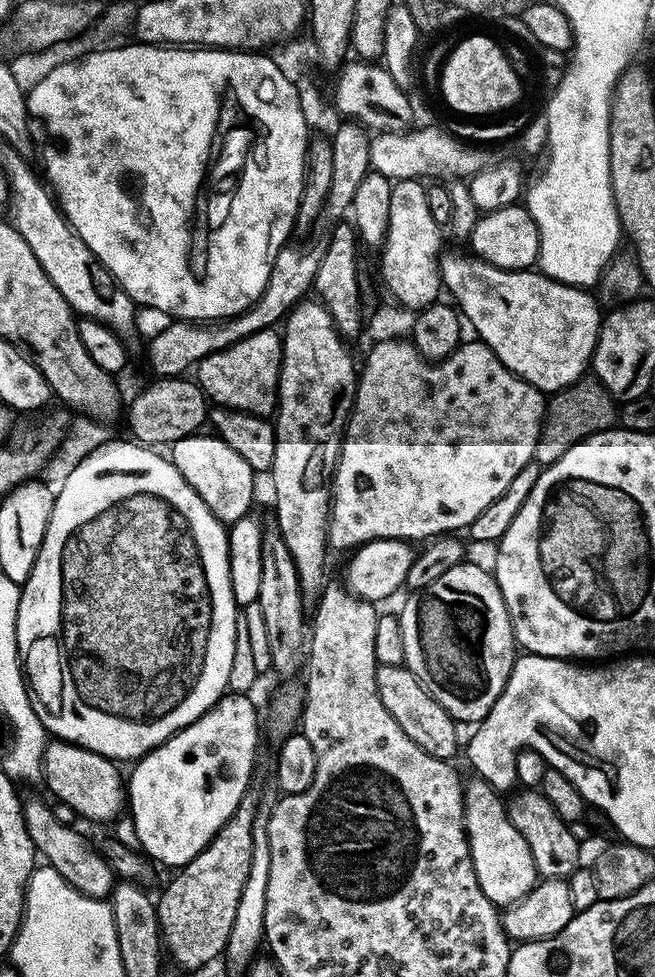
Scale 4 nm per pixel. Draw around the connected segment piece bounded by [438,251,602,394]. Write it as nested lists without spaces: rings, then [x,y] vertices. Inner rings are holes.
[[[446,252],[438,260],[443,287],[452,291],[455,307],[467,323],[468,320],[472,323],[473,330],[480,335],[479,343],[486,345],[513,374],[533,384],[539,392],[555,394],[575,384],[589,371],[602,323],[601,305],[589,289],[563,284],[539,270],[502,270],[475,254],[460,256]]]

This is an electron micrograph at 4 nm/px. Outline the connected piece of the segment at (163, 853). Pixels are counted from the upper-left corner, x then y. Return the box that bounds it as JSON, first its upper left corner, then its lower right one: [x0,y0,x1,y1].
[126,694,256,870]

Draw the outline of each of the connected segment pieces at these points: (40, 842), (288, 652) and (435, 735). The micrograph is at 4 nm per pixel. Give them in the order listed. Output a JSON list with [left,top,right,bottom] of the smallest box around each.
[[23,796,114,898],[256,530,306,678],[376,664,462,761]]

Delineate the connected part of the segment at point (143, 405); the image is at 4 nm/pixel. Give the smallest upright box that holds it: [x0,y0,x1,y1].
[126,376,210,446]

